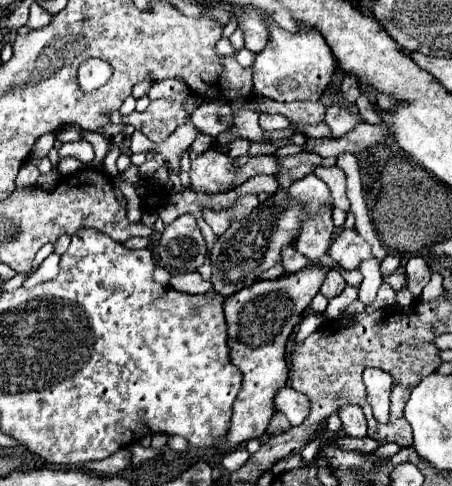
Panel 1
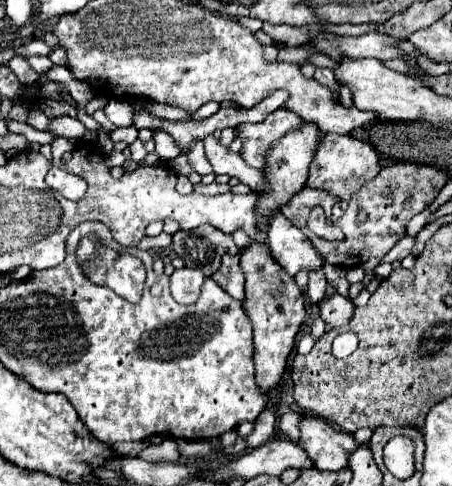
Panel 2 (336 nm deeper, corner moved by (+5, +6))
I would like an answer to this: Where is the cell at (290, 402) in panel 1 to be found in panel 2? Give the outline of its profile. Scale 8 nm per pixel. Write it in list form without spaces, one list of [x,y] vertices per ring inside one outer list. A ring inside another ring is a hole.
[[[303,414],[299,420],[299,446],[307,452],[313,464],[321,470],[343,470],[347,468],[347,458],[359,442],[347,432],[337,432],[327,426],[321,418]]]

